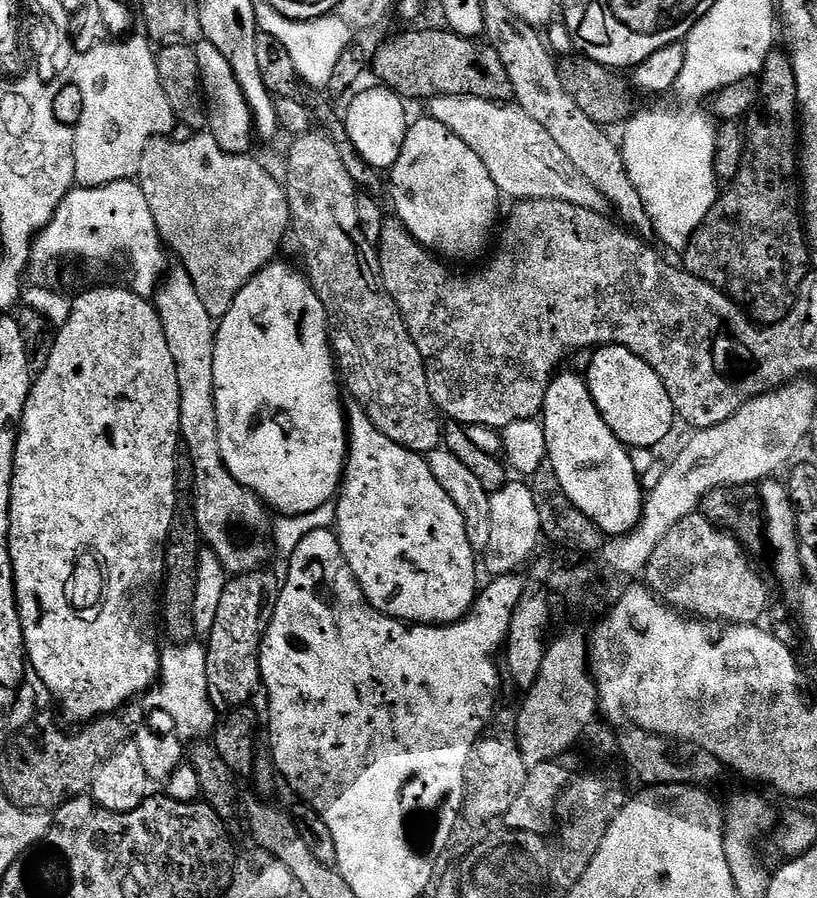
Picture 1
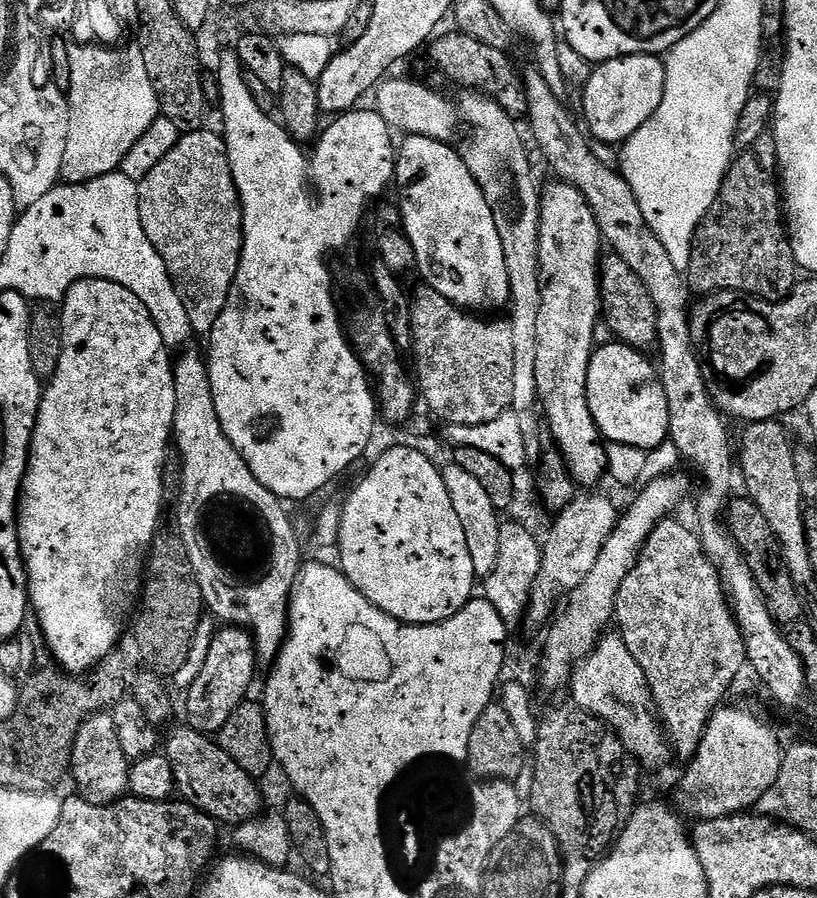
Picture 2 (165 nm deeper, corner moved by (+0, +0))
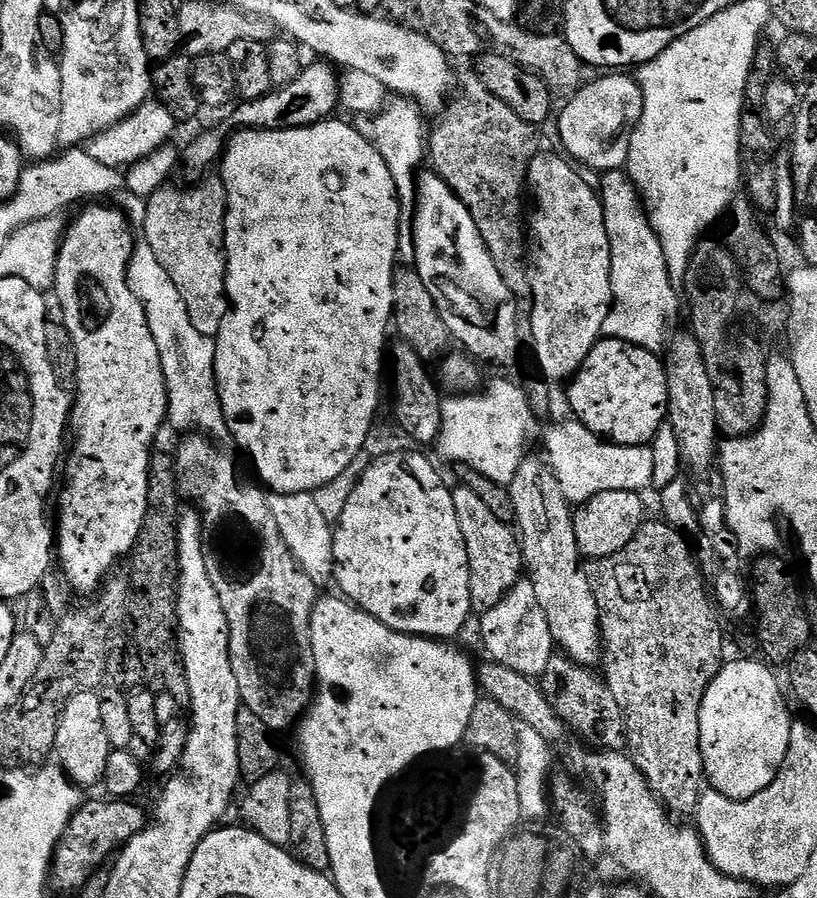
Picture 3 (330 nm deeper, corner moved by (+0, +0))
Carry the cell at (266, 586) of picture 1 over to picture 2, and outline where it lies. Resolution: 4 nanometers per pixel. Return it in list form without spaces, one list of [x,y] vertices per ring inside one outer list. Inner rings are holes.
[[[222,628],[212,640],[204,662],[186,696],[187,725],[205,735],[219,733],[234,710],[249,697],[258,669],[256,646],[247,629]]]

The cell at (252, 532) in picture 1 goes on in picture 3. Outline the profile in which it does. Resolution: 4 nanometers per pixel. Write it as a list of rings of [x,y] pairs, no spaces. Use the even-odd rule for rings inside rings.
[[[188,434],[181,440],[184,441],[177,448],[174,448],[176,482],[185,497],[193,496],[194,499],[200,500],[201,506],[199,505],[199,507],[202,509],[202,520],[207,525],[207,547],[211,551],[213,548],[216,552],[225,552],[225,556],[206,555],[206,570],[210,574],[210,582],[214,582],[214,590],[218,590],[218,598],[222,598],[222,610],[228,619],[230,650],[232,651],[230,662],[234,666],[234,678],[238,678],[238,690],[240,691],[243,707],[254,710],[254,714],[258,714],[258,718],[262,718],[262,722],[266,722],[266,726],[271,728],[273,733],[281,734],[280,732],[286,731],[287,728],[295,729],[304,713],[312,707],[314,693],[317,691],[316,659],[314,658],[314,642],[310,634],[310,624],[312,622],[312,611],[318,599],[318,593],[316,593],[318,592],[318,585],[310,578],[306,578],[306,574],[290,554],[290,550],[282,538],[282,530],[278,530],[278,522],[274,522],[274,513],[270,510],[270,502],[268,501],[269,493],[259,483],[253,482],[251,484],[246,477],[240,476],[235,462],[220,449],[223,447],[217,446],[209,437],[203,434]]]

